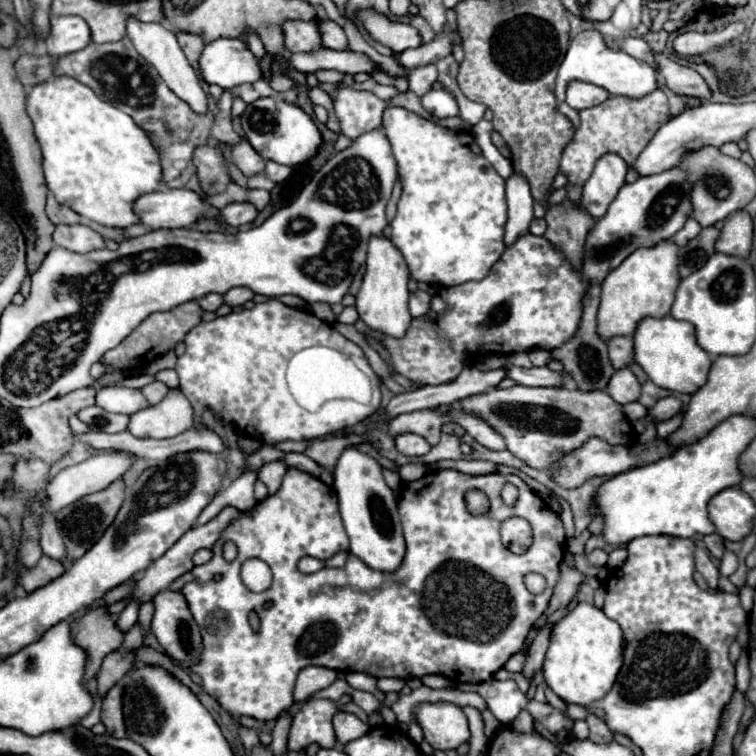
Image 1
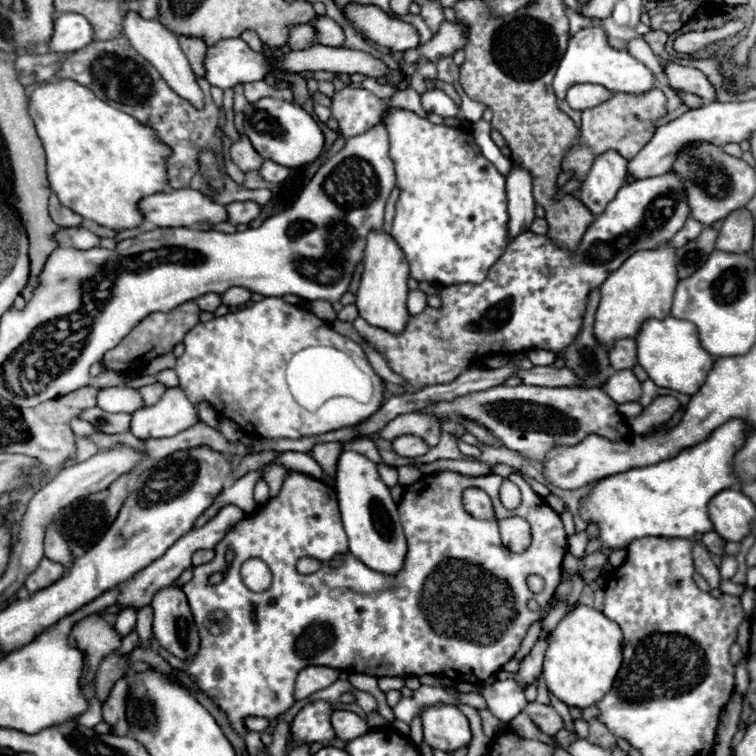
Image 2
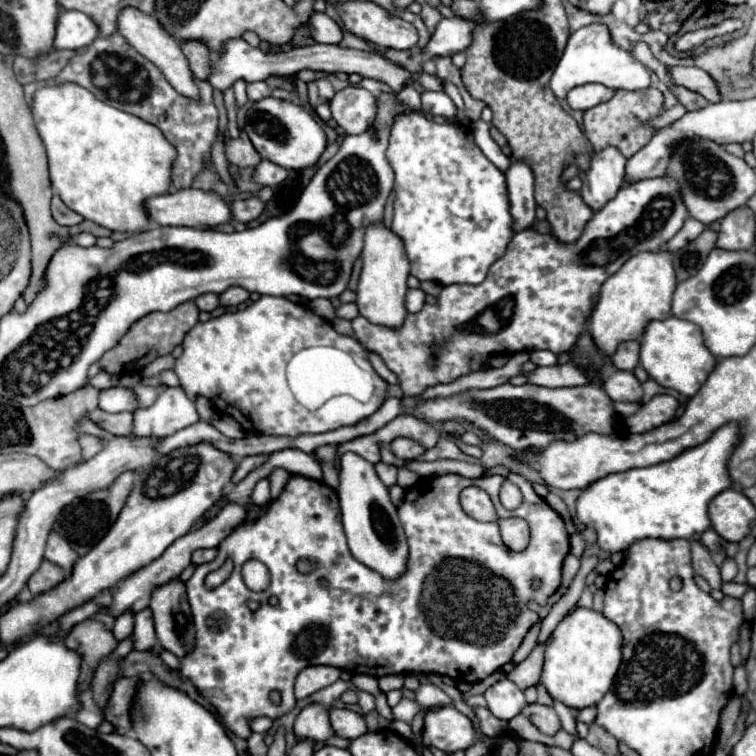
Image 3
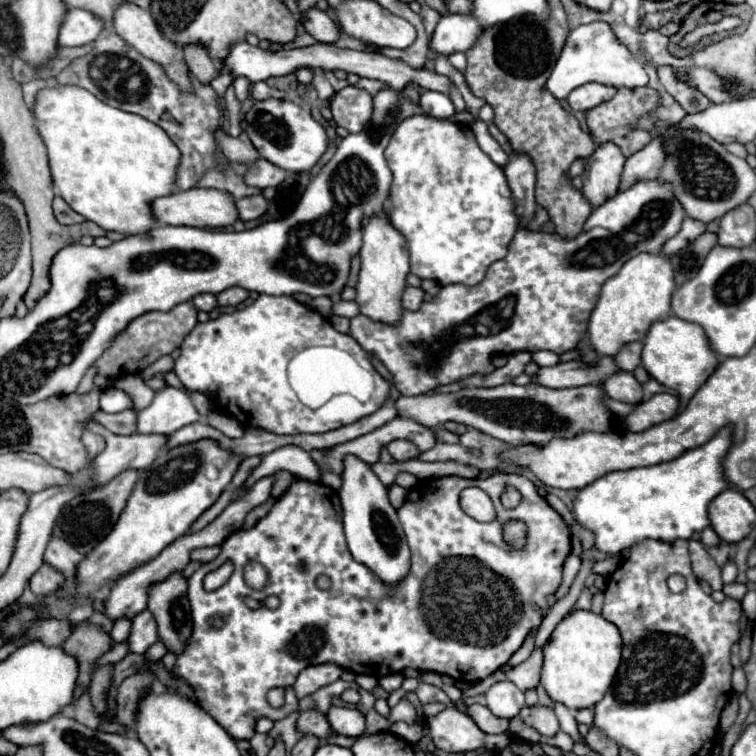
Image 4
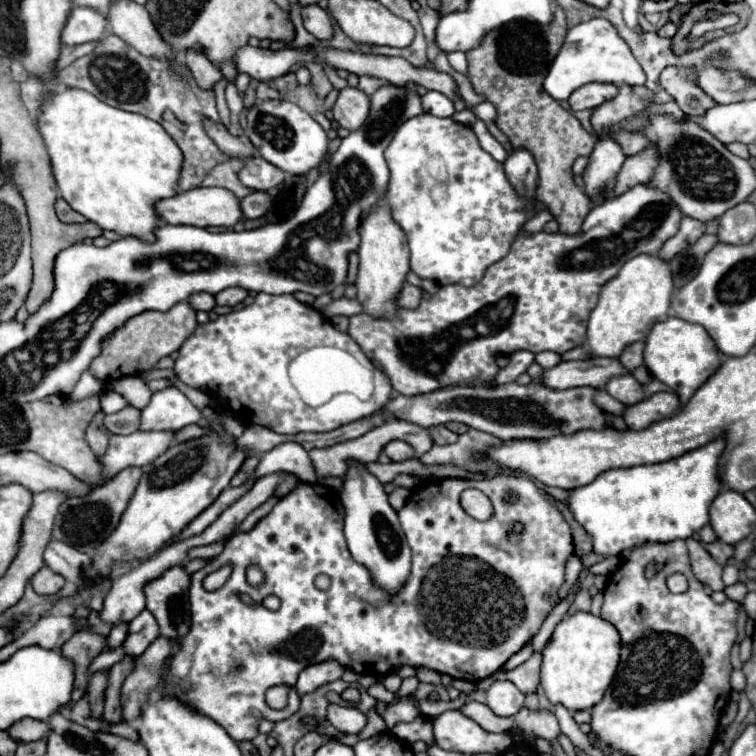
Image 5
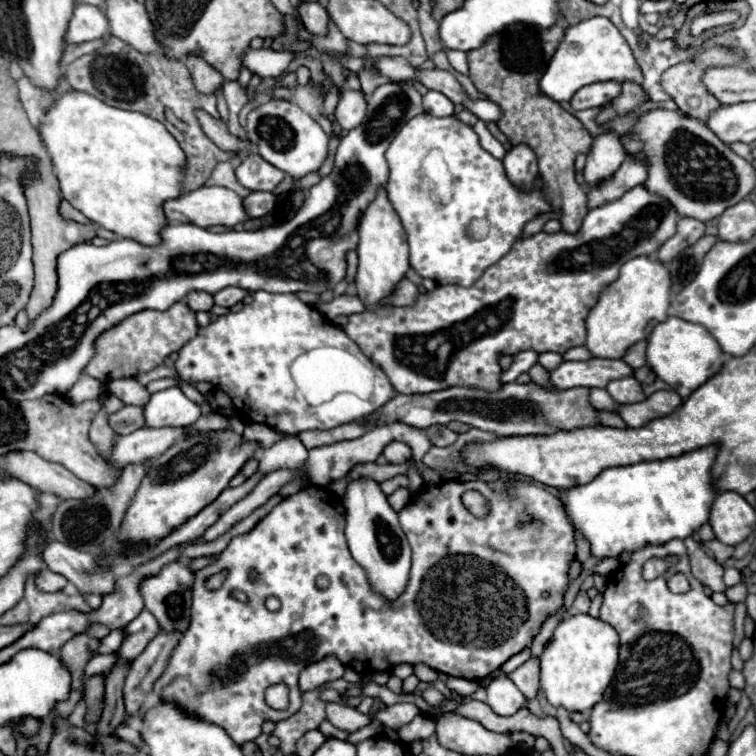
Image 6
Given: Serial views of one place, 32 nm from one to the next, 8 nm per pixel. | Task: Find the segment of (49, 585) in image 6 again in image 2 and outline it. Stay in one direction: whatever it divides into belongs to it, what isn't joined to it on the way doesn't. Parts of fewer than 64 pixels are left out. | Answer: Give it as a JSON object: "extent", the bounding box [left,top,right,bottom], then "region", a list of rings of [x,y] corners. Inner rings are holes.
{"extent":[24,558,64,594],"region":[[[42,558],[40,566],[26,578],[24,586],[30,594],[40,592],[40,588],[48,588],[48,584],[54,584],[56,580],[60,580],[60,576],[64,576],[64,568],[48,558]]]}

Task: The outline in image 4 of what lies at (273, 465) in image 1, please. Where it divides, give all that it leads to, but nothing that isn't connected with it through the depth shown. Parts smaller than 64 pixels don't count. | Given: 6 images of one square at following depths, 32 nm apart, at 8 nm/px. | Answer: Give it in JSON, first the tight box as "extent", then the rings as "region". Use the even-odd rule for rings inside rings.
{"extent":[272,472,296,498],"region":[[[276,472],[274,476],[276,476],[276,484],[274,484],[272,496],[274,496],[274,498],[280,498],[280,496],[292,486],[292,482],[296,480],[296,476],[290,474],[290,472]]]}

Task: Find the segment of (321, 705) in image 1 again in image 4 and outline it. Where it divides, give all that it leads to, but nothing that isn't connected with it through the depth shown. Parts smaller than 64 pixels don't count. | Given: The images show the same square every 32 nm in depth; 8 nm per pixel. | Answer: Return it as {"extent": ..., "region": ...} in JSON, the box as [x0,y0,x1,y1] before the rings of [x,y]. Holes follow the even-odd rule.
{"extent":[298,710,330,738],"region":[[[306,710],[300,714],[298,718],[298,728],[304,732],[304,734],[314,734],[318,738],[326,738],[330,736],[330,724],[326,720],[324,714],[316,712],[316,710]]]}

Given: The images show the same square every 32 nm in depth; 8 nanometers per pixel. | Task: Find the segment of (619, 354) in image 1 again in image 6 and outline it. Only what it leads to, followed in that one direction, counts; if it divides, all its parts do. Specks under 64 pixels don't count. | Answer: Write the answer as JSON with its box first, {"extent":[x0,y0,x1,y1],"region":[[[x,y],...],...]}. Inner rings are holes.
{"extent":[622,340,648,370],"region":[[[646,340],[636,342],[636,344],[626,352],[626,356],[624,356],[622,360],[624,360],[626,364],[630,364],[634,370],[636,370],[636,368],[642,368],[642,366],[646,364],[646,346],[648,346]]]}

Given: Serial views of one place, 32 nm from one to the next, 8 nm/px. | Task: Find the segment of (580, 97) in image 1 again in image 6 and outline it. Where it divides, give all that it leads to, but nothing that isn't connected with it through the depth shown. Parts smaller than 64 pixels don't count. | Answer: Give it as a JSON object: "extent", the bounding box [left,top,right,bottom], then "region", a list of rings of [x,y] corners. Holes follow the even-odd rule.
{"extent":[570,80,620,110],"region":[[[614,80],[608,82],[596,82],[596,84],[588,84],[584,88],[580,88],[574,98],[570,100],[574,110],[584,110],[584,108],[596,108],[596,106],[604,106],[608,102],[612,102],[618,94],[620,94],[620,84],[616,84]]]}

